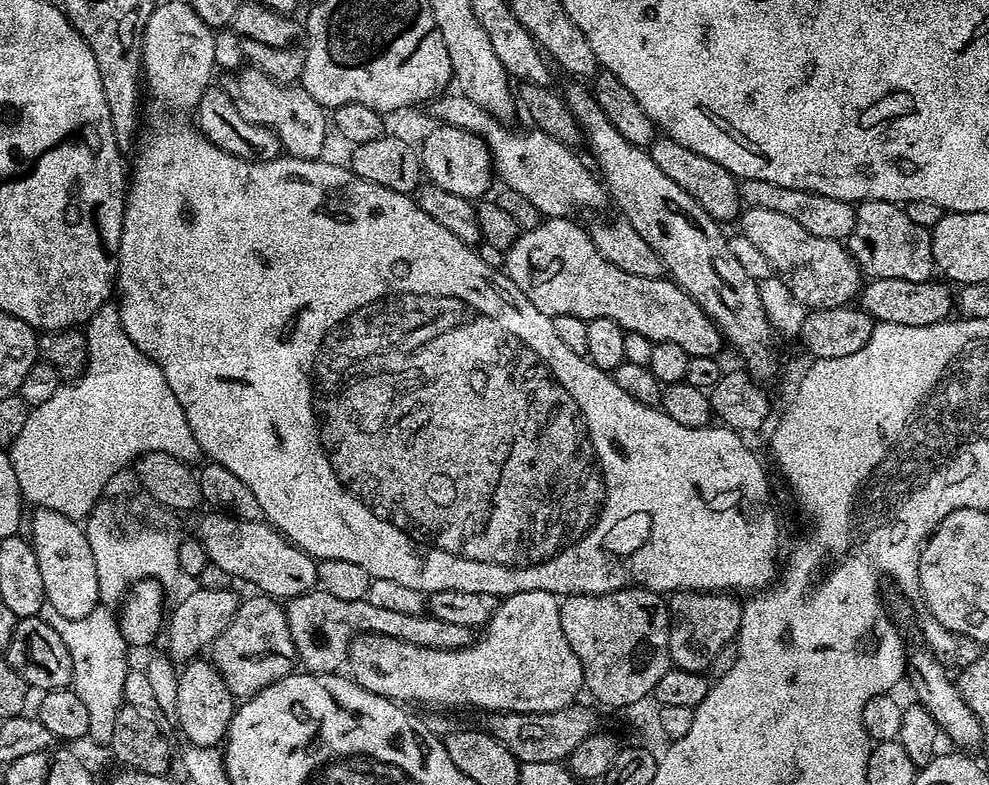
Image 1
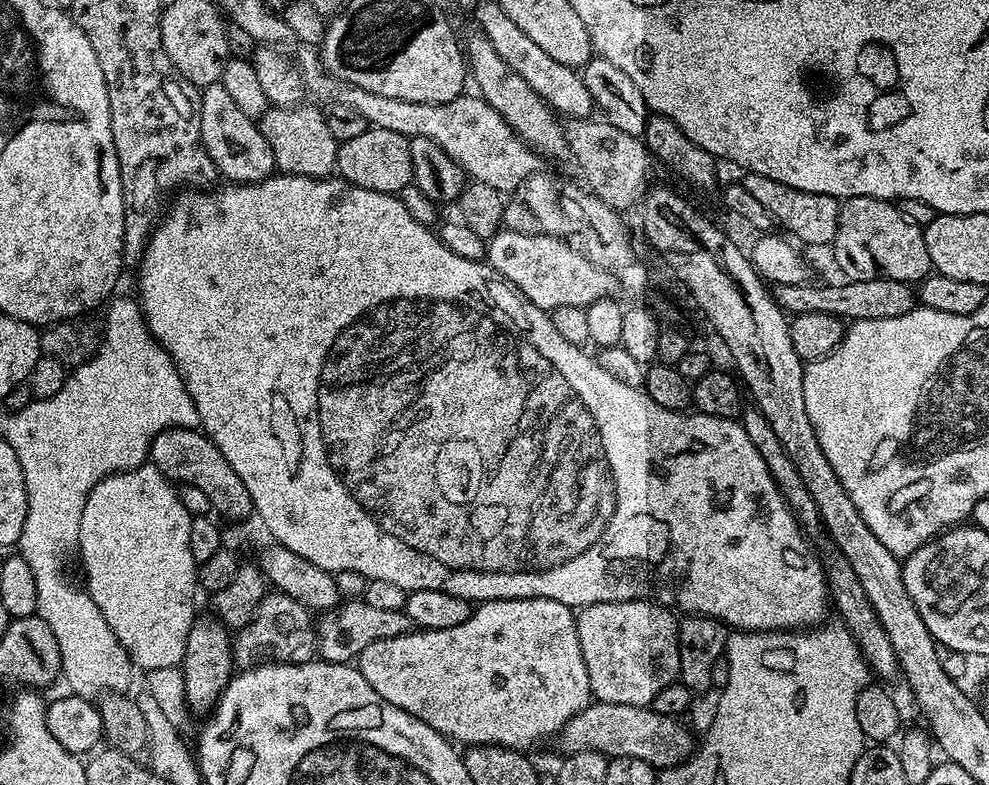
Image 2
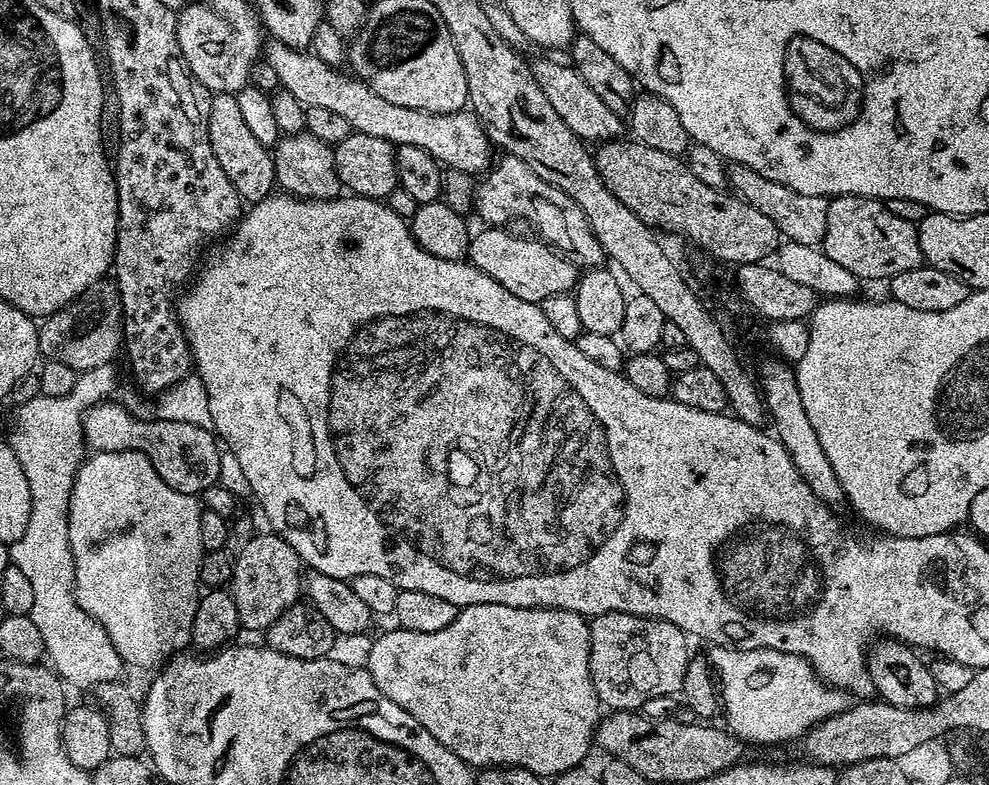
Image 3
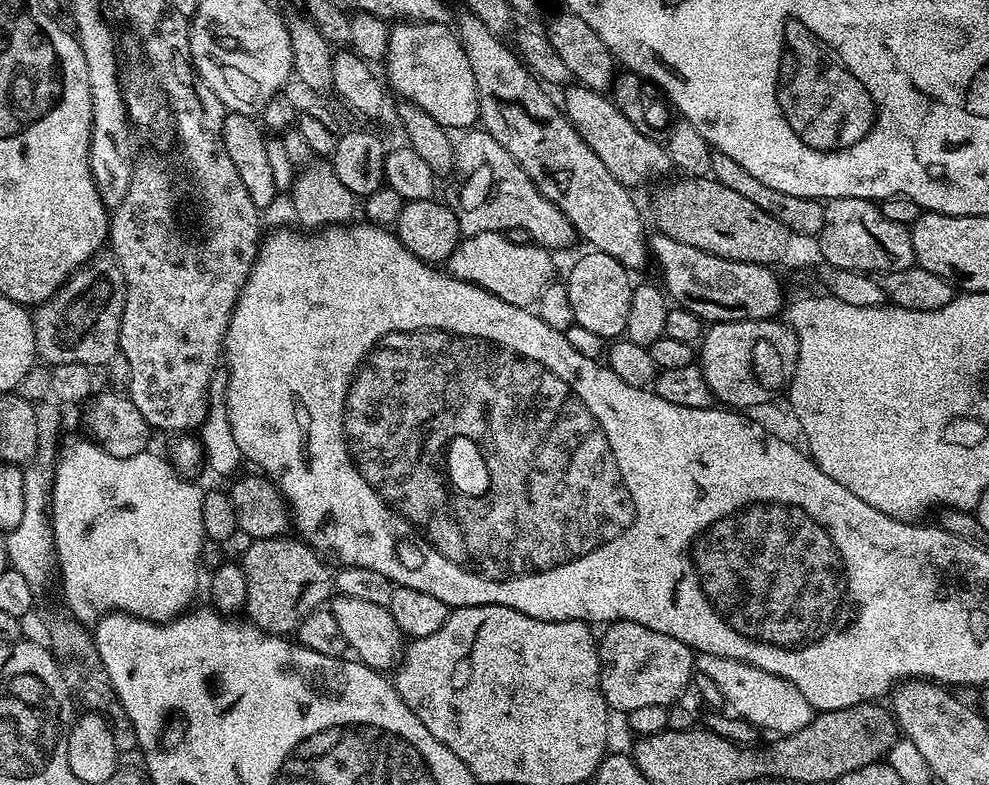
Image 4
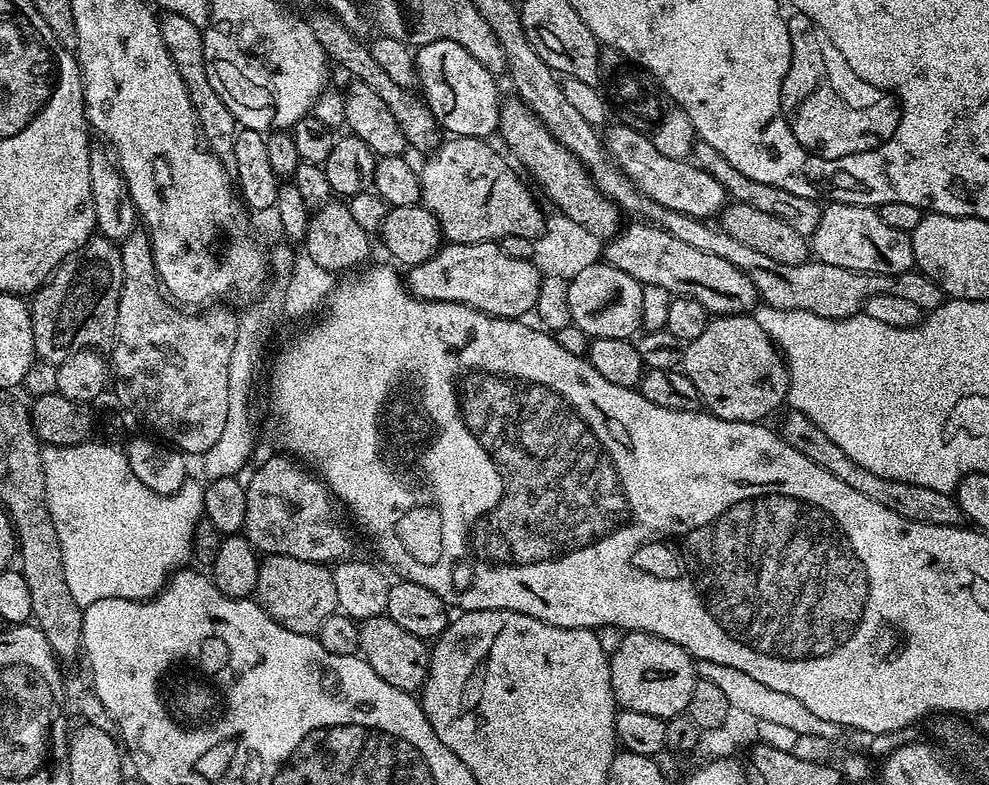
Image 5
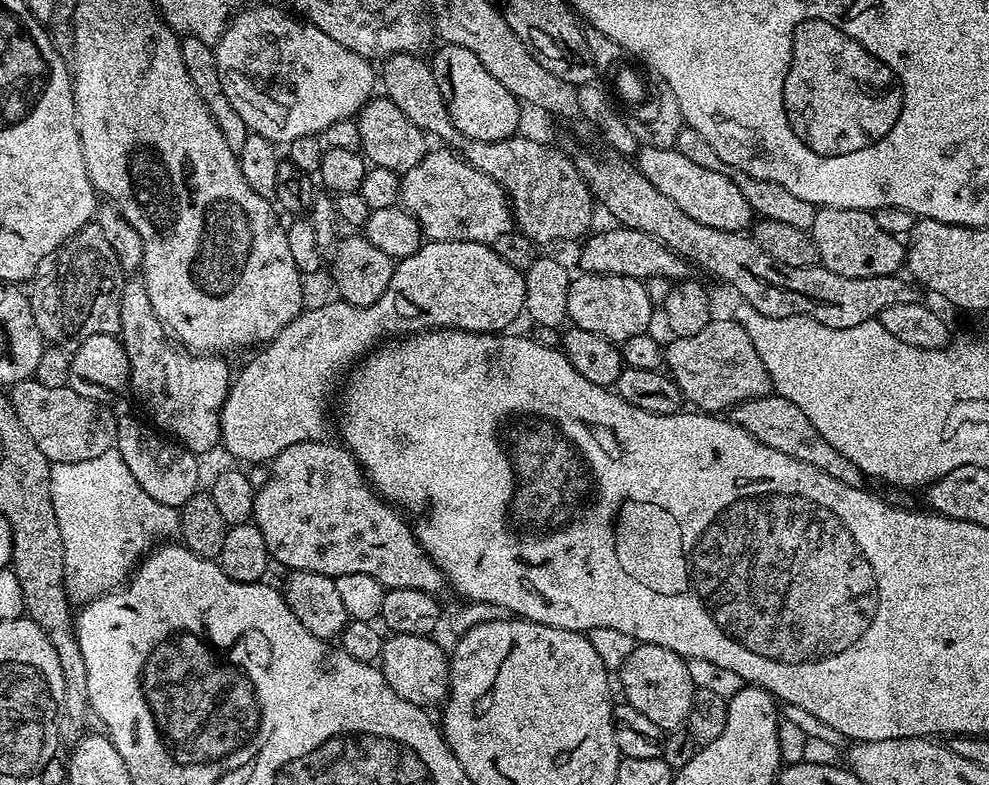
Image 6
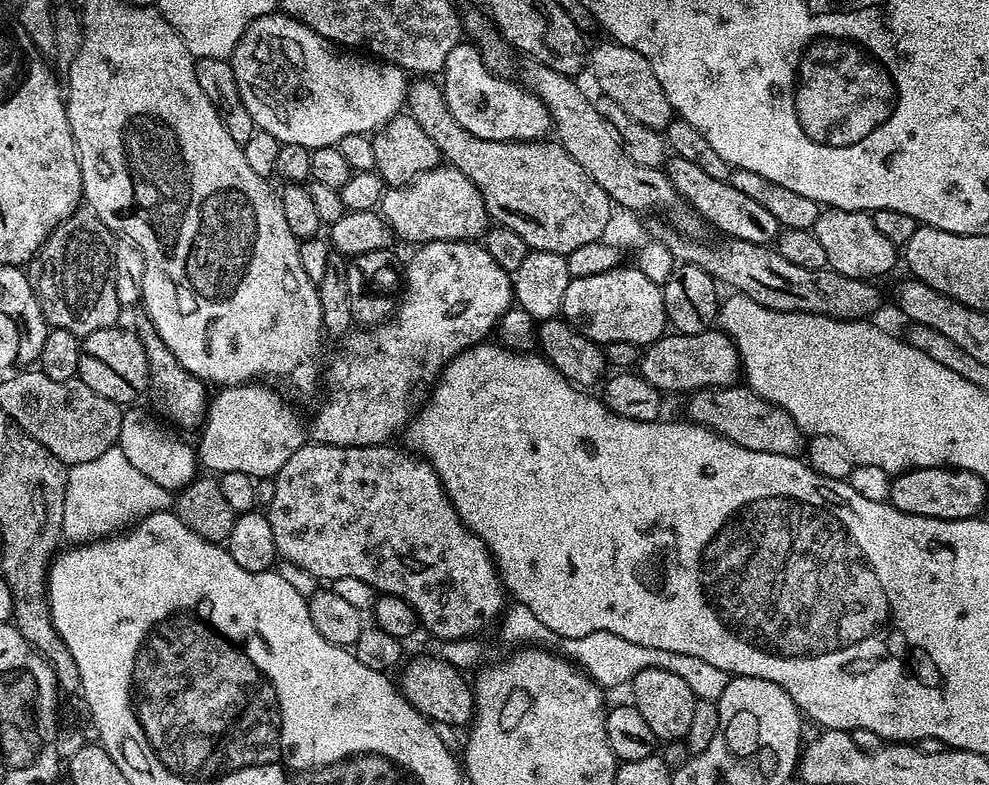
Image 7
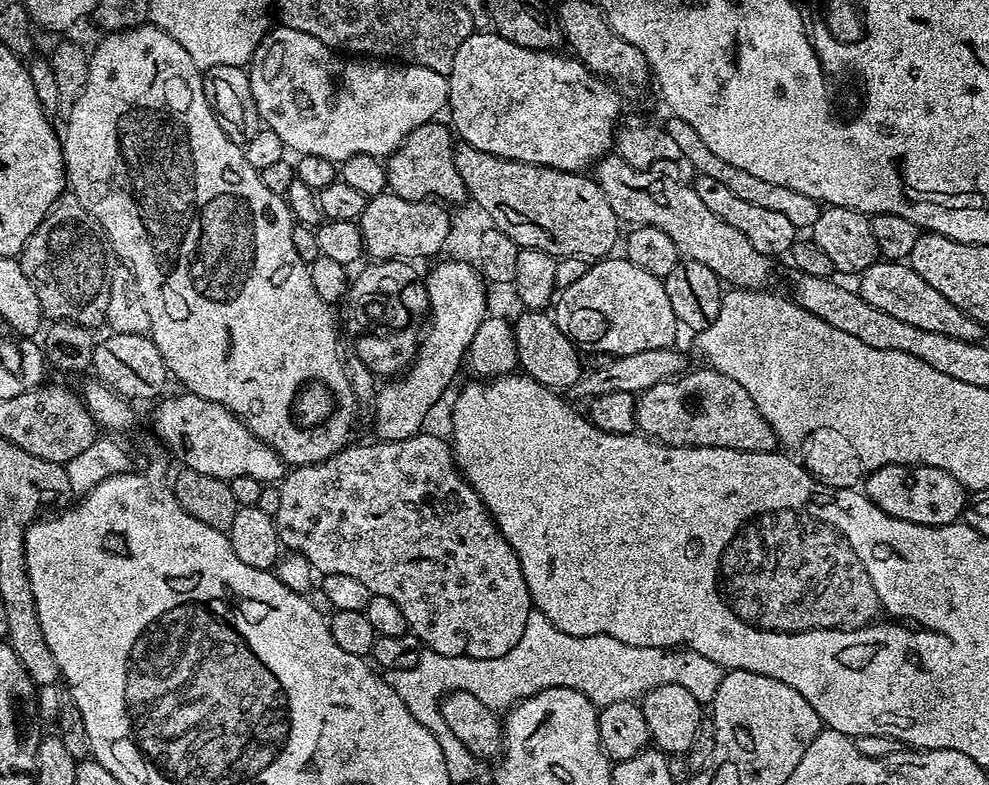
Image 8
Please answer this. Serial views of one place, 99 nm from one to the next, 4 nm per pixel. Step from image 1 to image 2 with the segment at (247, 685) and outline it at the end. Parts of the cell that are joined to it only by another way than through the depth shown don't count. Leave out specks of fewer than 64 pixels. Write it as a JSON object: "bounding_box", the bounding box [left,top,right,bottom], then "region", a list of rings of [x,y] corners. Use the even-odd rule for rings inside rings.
{"bounding_box":[232,590,317,669],"region":[[[275,590],[269,591],[254,618],[235,633],[232,641],[232,659],[241,669],[257,668],[260,664],[308,664],[317,652],[313,613]]]}

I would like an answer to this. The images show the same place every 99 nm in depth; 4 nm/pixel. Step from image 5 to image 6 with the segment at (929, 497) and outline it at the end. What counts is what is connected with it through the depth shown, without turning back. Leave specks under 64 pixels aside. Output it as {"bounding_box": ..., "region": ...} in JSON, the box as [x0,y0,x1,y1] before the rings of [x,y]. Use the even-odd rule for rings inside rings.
{"bounding_box":[730,394,866,488],"region":[[[769,394],[747,400],[731,409],[730,419],[758,442],[762,442],[762,446],[770,446],[770,450],[782,450],[782,454],[790,454],[790,458],[798,458],[798,462],[806,462],[851,488],[859,488],[865,483],[866,477],[860,468],[854,466],[846,454],[834,450],[834,446],[830,446],[830,442],[826,442],[826,438],[814,430],[814,422],[810,422],[810,418],[806,418],[806,414],[802,414],[802,410],[798,410],[798,406],[786,398]]]}

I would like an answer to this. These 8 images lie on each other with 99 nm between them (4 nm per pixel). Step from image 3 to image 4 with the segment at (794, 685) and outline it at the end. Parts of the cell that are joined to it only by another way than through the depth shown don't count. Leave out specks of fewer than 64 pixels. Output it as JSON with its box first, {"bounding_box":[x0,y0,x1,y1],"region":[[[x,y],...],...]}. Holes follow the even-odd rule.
{"bounding_box":[694,655,814,734],"region":[[[697,655],[694,660],[694,668],[697,673],[705,675],[718,686],[718,689],[724,695],[724,703],[728,708],[732,707],[733,713],[738,714],[741,720],[747,720],[756,728],[765,732],[776,732],[772,734],[787,734],[789,732],[797,732],[802,730],[802,726],[806,726],[811,722],[814,709],[810,706],[810,702],[806,702],[806,698],[796,689],[793,684],[786,682],[786,678],[770,674],[766,670],[762,670],[758,666],[750,666],[745,660],[735,660],[734,658],[722,658],[721,656],[705,656]]]}

